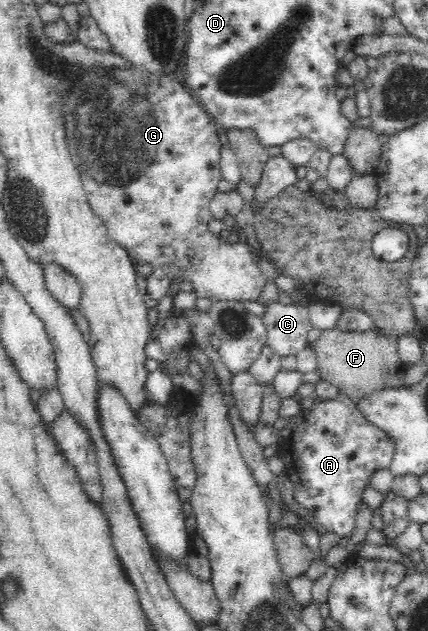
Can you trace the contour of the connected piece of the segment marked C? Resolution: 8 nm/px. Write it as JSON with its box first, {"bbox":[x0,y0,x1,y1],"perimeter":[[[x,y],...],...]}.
{"bbox":[263,302,313,358],"perimeter":[[[267,302],[263,304],[264,322],[267,331],[267,345],[281,358],[300,353],[306,346],[308,332],[313,326],[309,320],[309,303],[282,304]]]}

